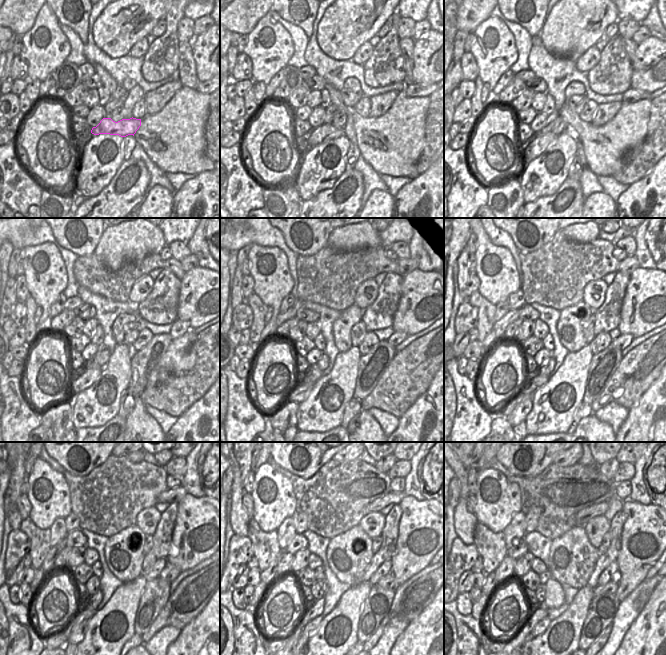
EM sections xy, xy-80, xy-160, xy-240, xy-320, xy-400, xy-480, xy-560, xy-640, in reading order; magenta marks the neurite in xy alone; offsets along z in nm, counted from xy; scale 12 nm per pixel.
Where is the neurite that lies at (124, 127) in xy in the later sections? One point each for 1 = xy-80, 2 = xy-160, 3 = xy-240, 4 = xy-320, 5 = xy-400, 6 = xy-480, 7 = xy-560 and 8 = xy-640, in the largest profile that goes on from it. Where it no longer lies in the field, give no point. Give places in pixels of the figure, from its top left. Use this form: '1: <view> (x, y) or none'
1: xy-80 (324, 133)
2: xy-160 (540, 144)
3: xy-240 (79, 383)
4: xy-320 (300, 392)
5: xy-400 (519, 397)
6: xy-480 (59, 638)
7: xy-560 (275, 644)
8: xy-640 (495, 645)

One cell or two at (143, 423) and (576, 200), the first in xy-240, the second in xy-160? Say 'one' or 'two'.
two

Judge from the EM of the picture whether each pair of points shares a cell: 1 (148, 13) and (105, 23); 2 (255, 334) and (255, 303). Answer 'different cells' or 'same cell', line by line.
1: same cell
2: same cell

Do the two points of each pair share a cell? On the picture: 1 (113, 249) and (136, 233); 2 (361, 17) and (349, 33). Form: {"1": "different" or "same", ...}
{"1": "same", "2": "same"}

